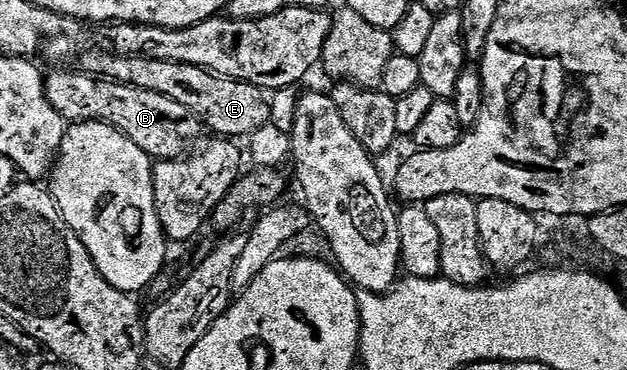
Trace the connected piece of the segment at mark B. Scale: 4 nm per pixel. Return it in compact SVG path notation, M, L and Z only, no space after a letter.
M80 70L75 71L49 71L44 82L50 106L54 106L54 110L58 110L66 122L100 120L114 126L156 162L183 157L202 133L200 117L186 110L182 102L174 102L174 98L132 88L128 84L117 84L114 80L89 76Z

